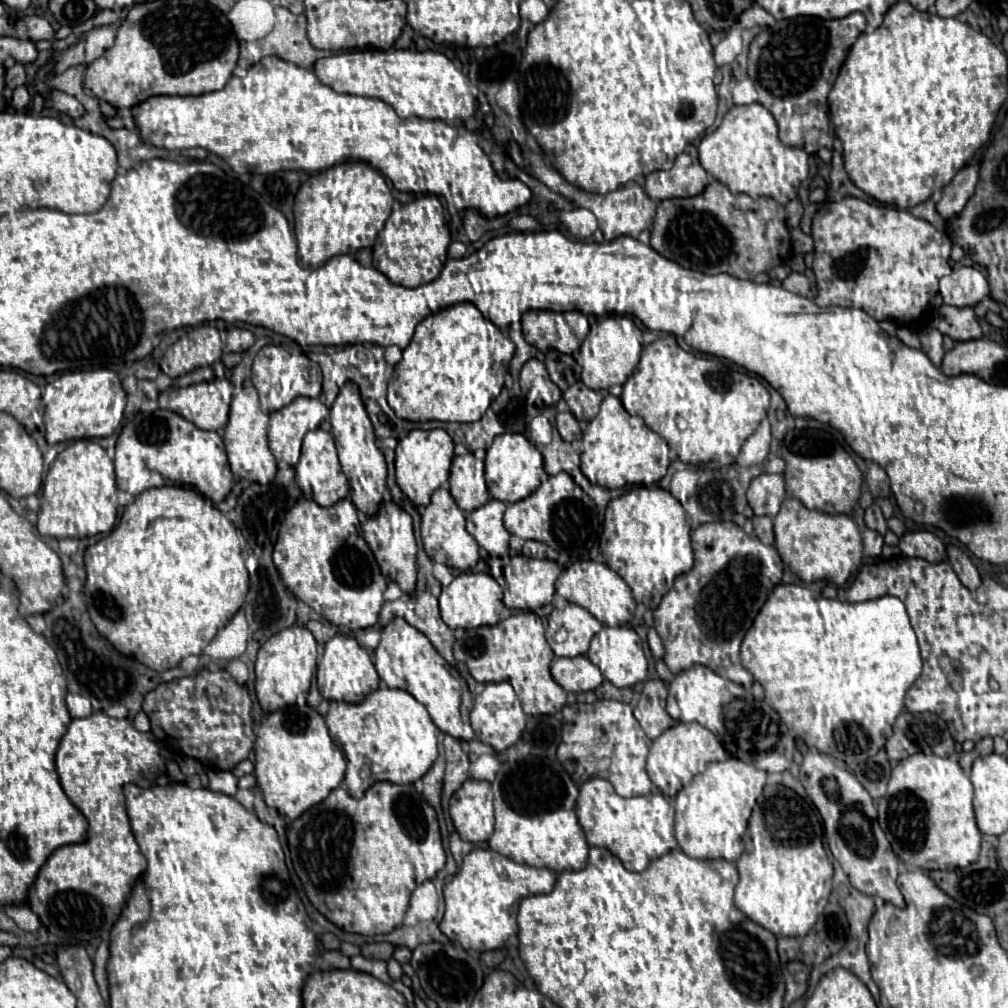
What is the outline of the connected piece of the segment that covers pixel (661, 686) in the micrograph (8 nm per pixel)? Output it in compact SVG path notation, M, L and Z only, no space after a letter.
M648 680L640 694L634 716L648 738L658 738L676 722L666 712L666 684L662 680Z

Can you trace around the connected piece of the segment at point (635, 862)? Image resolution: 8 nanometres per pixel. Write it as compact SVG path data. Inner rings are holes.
M590 778L580 786L576 814L580 826L584 828L588 846L610 850L622 860L626 870L642 872L654 858L676 848L674 808L660 792L622 798L604 778Z

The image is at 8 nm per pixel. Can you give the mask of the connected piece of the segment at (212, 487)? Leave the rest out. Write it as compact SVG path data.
M160 408L154 412L138 412L134 420L122 428L116 442L114 466L116 486L132 496L148 488L176 484L188 486L216 504L224 500L232 488L232 472L222 438L216 432L200 430L182 416Z

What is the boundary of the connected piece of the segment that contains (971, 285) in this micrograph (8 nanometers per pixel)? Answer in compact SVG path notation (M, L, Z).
M954 268L952 274L940 278L940 296L948 306L974 306L988 296L988 280L976 268Z

